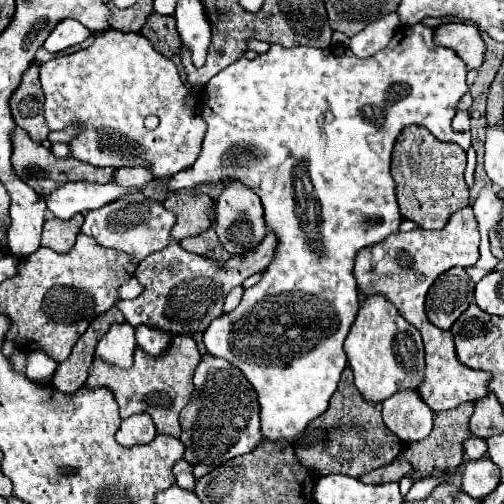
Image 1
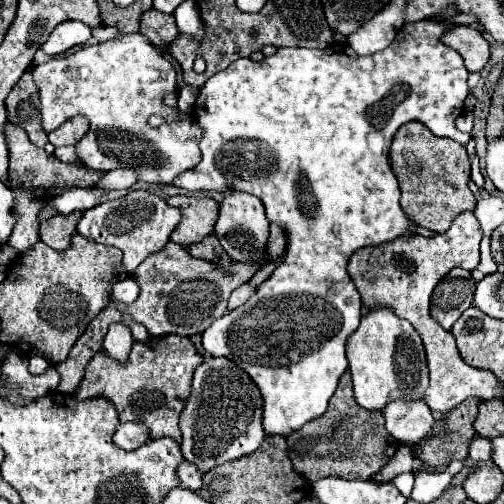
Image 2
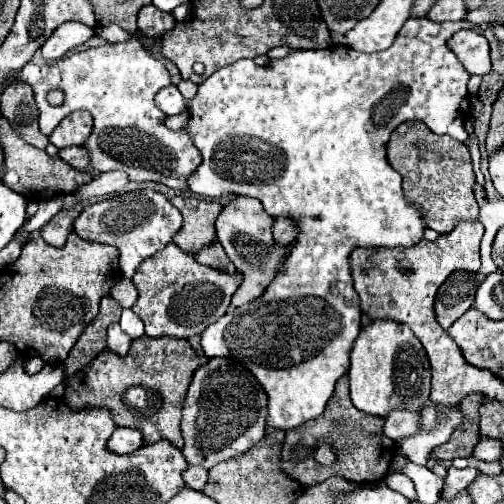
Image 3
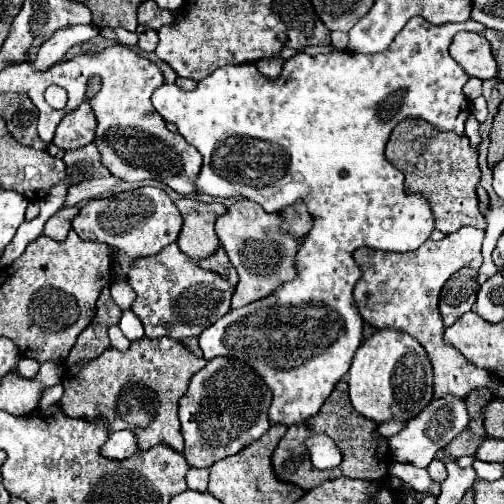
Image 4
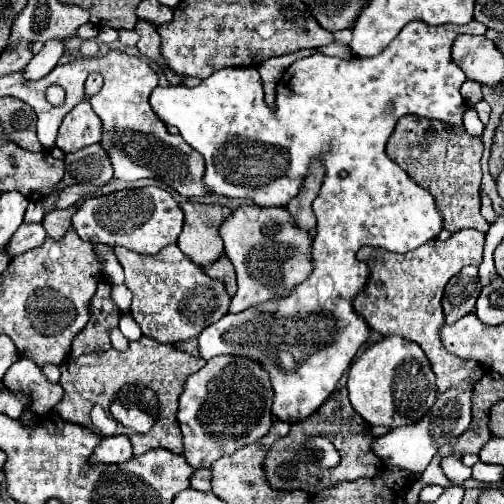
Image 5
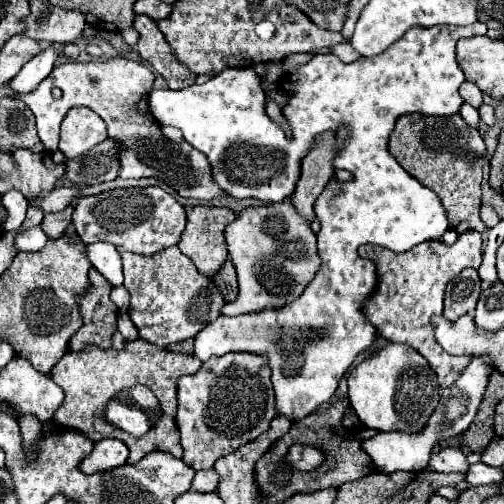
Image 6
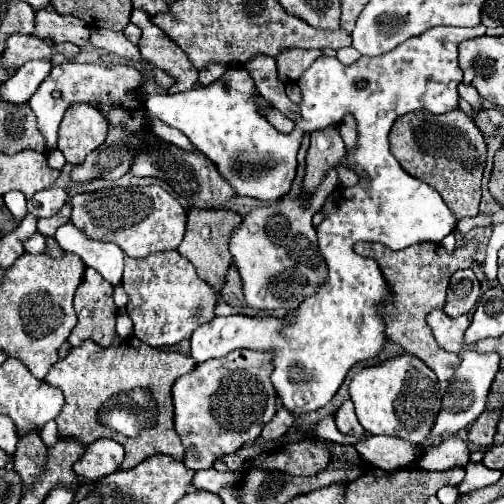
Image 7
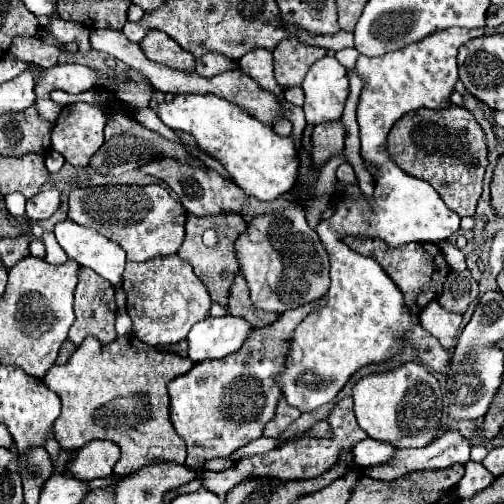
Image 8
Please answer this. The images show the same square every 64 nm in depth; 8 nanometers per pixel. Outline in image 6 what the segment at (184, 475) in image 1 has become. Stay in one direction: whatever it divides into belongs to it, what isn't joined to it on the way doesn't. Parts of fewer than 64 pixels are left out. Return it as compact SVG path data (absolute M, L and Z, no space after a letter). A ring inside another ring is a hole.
M214 468L210 470L198 470L194 480L192 480L192 488L198 490L198 492L214 492L216 486L218 486L218 472Z

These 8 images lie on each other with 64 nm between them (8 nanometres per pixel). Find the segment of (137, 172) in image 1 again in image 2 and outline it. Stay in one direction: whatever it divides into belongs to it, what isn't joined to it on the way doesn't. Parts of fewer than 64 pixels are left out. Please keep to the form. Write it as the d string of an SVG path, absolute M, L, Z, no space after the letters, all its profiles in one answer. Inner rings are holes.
M118 168L118 170L106 172L94 188L98 188L98 190L122 190L122 188L130 188L134 182L138 182L136 172L132 172L128 168Z

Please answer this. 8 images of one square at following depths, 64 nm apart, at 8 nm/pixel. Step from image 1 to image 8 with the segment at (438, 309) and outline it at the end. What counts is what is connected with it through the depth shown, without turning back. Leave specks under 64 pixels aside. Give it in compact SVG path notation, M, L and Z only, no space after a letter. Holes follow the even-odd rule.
M466 269L463 272L450 272L446 276L442 294L438 298L438 304L444 306L450 312L464 314L470 302L478 296L478 284L470 276L470 271Z

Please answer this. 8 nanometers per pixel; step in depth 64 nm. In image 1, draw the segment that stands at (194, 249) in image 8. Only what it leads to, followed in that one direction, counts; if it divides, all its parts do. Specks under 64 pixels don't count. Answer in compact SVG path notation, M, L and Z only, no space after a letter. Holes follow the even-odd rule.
M172 192L166 196L164 206L176 212L176 224L172 228L172 238L176 242L198 236L212 226L210 210L214 206L208 194L192 194L192 192Z

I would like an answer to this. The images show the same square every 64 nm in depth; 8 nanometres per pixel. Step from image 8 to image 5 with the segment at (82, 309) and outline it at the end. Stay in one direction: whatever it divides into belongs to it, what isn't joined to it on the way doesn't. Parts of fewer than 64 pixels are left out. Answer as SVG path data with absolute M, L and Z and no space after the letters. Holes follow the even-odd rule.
M98 278L98 288L88 308L90 308L90 320L72 342L72 352L70 352L72 358L78 358L90 352L108 350L110 330L116 328L120 320L120 310L110 298L110 284L104 282L102 278Z

